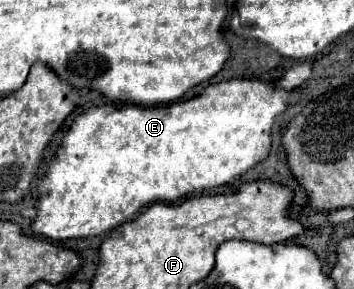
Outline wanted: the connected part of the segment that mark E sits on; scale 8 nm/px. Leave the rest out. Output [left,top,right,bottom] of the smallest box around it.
[33,79,303,241]

